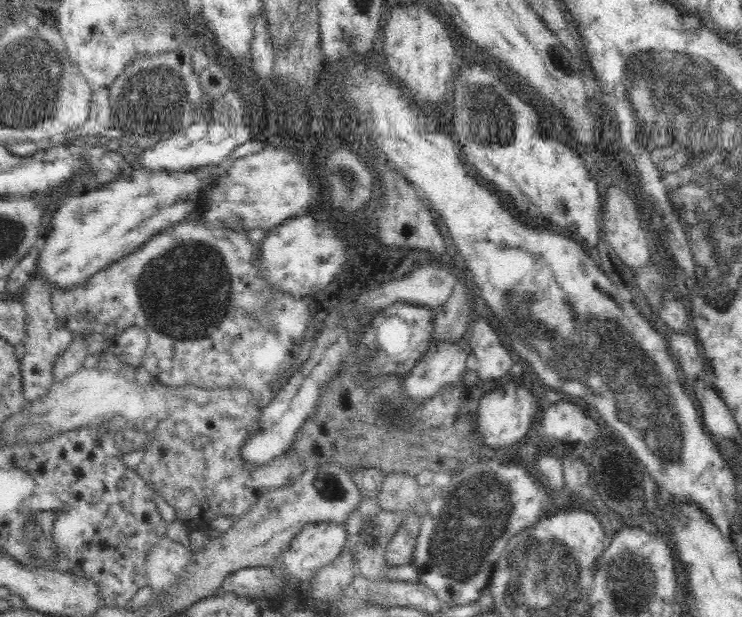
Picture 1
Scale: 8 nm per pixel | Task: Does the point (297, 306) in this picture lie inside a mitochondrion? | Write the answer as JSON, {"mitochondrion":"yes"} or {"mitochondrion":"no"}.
{"mitochondrion":"no"}

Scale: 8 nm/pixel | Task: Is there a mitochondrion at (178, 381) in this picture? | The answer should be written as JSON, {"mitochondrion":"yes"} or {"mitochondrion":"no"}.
{"mitochondrion":"no"}

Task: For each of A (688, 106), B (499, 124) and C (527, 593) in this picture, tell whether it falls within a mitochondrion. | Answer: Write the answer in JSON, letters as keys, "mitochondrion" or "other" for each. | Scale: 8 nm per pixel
{"A":"mitochondrion","B":"mitochondrion","C":"mitochondrion"}

